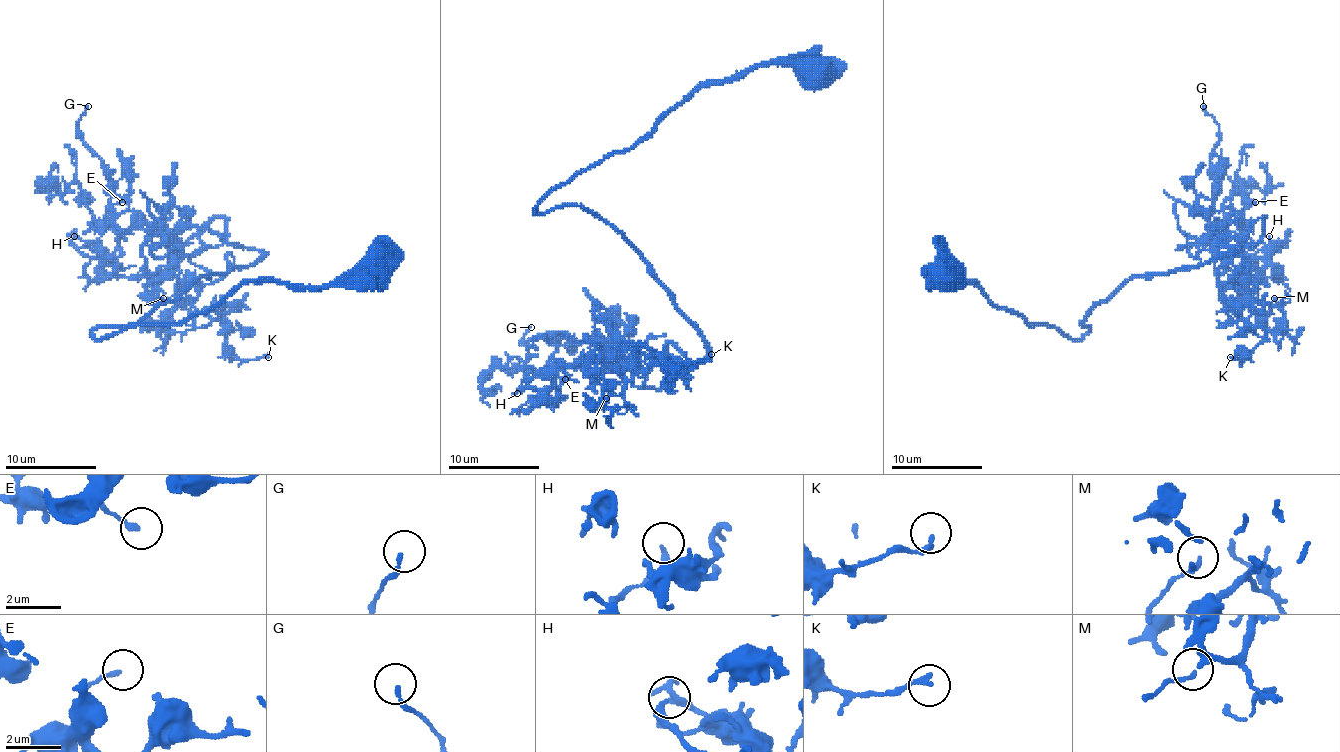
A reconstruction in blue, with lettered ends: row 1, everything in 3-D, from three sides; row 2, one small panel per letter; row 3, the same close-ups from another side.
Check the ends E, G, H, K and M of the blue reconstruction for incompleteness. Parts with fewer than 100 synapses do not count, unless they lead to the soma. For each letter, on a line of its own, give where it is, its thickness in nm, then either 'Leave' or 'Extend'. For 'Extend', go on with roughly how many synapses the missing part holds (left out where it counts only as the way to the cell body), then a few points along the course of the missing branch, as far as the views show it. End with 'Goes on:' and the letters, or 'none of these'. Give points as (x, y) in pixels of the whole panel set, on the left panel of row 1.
E: Place: (122, 202). Thickness 140 nm. Leave
G: Place: (88, 106). Thickness 140 nm. Leave
H: Place: (74, 236). Thickness 280 nm. Leave
K: Place: (268, 357). Thickness 200 nm. Leave
M: Place: (163, 298). Thickness 140 nm. Leave
Goes on: none of these

